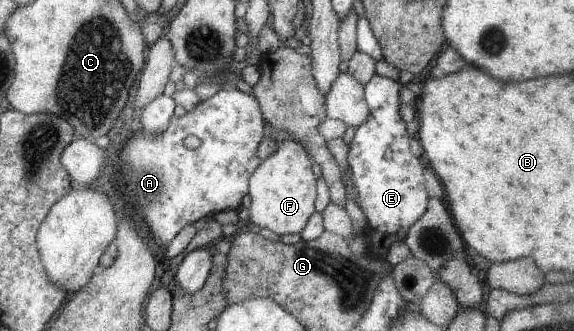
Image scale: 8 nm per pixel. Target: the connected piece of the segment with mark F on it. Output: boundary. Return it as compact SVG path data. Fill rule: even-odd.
M295 140L278 141L278 147L252 171L247 180L250 196L247 219L252 227L267 229L277 236L299 233L314 211L316 196L312 161Z

